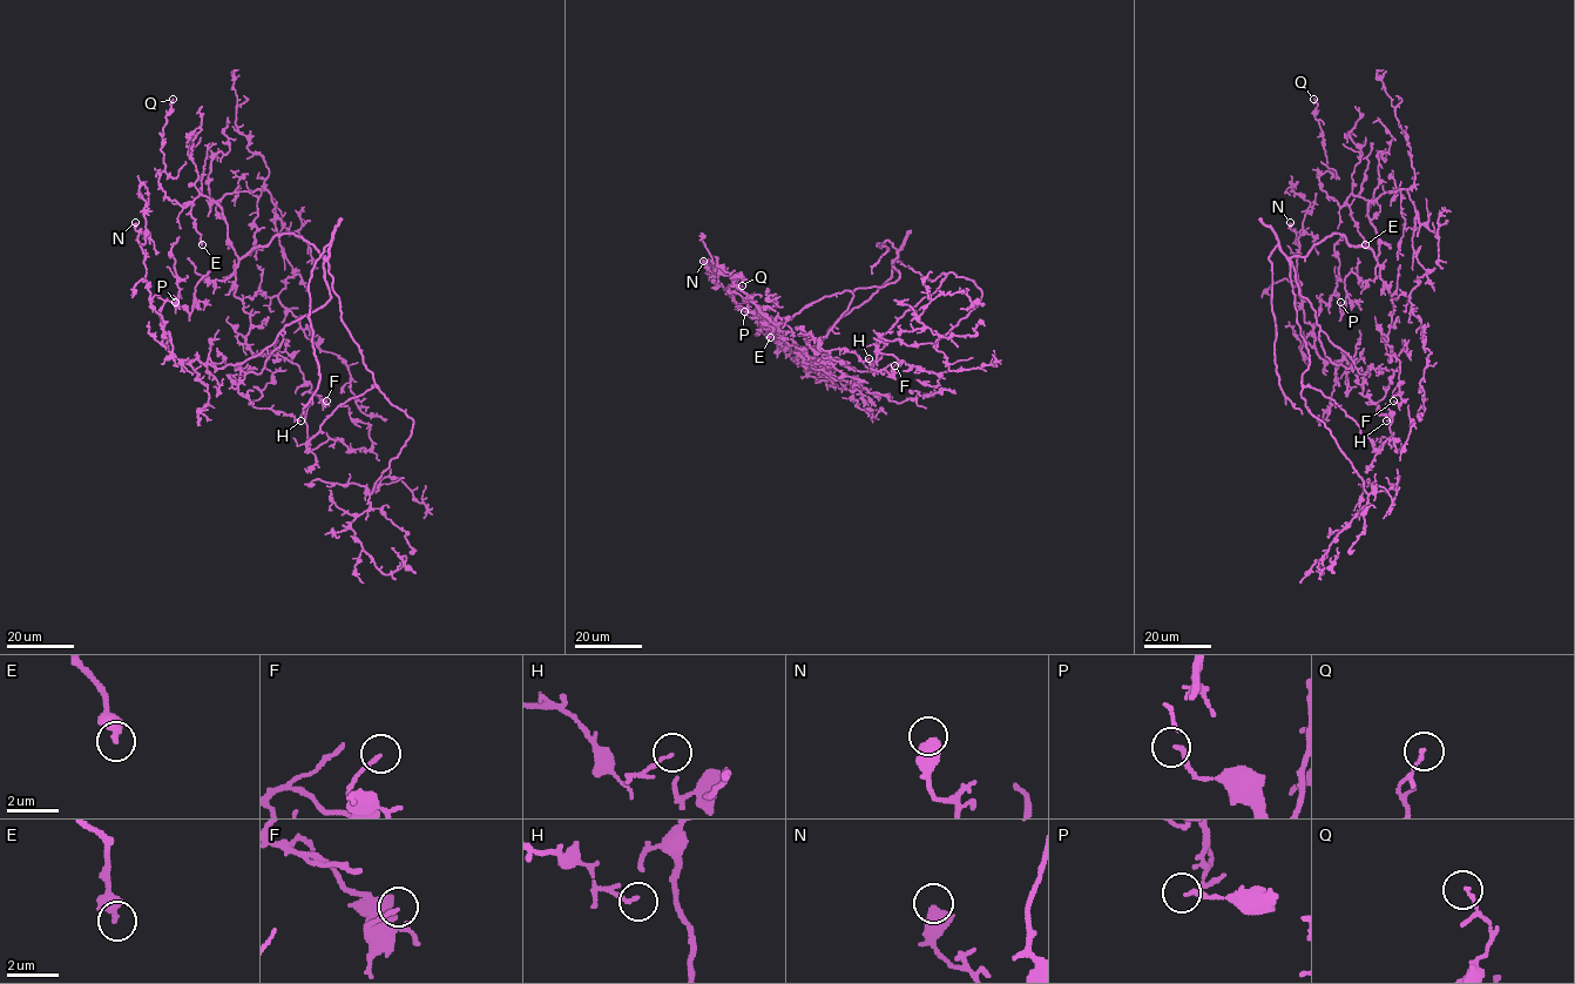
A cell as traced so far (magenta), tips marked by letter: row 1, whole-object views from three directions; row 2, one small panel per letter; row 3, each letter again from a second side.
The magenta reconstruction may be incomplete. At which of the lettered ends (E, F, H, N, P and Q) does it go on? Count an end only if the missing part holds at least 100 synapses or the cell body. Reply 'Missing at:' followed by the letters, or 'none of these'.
Missing at: none of these

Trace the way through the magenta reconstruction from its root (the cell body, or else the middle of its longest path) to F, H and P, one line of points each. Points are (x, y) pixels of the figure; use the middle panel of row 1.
F: (892, 264), (892, 276), (803, 351), (803, 362), (838, 357), (858, 371), (891, 373), (894, 365)
H: (892, 264), (897, 280), (857, 288), (825, 336), (806, 335), (825, 350), (846, 349), (862, 362), (869, 358)
P: (892, 264), (892, 276), (808, 349), (790, 345), (770, 316), (744, 311)

